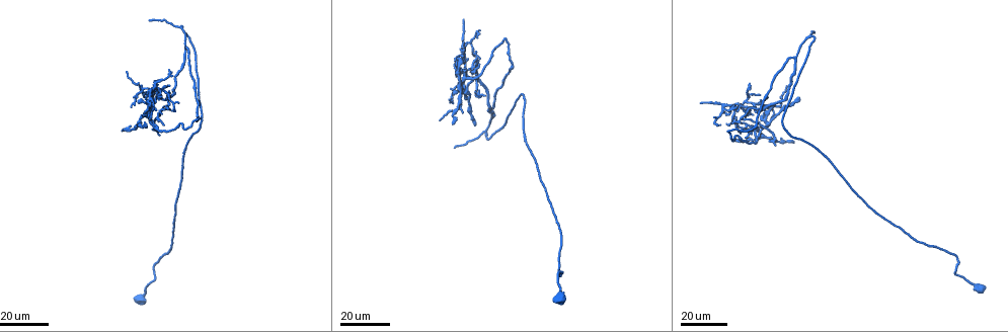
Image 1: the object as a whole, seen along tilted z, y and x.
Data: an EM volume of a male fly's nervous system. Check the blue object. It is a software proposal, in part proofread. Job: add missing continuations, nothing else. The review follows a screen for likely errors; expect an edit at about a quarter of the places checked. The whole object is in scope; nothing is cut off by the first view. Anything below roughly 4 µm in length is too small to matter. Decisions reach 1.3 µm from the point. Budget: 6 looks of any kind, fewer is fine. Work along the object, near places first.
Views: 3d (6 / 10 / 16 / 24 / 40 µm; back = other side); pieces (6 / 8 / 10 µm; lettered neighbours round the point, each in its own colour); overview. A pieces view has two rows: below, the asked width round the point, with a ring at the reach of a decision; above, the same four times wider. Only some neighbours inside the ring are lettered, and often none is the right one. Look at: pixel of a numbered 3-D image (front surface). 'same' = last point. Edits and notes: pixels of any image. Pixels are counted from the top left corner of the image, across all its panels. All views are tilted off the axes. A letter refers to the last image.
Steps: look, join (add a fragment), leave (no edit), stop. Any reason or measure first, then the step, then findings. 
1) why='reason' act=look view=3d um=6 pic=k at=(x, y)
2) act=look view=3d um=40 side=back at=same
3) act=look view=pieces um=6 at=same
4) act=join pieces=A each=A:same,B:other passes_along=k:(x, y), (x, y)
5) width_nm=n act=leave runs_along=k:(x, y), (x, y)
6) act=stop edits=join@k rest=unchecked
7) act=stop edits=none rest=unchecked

why='tapers out' act=look view=3d um=16 pic=1 at=(701, 103)

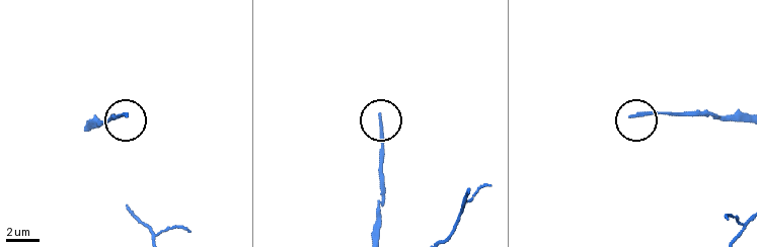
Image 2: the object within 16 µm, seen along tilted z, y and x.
act=look view=pieces um=10 pic=2 at=(126, 116)

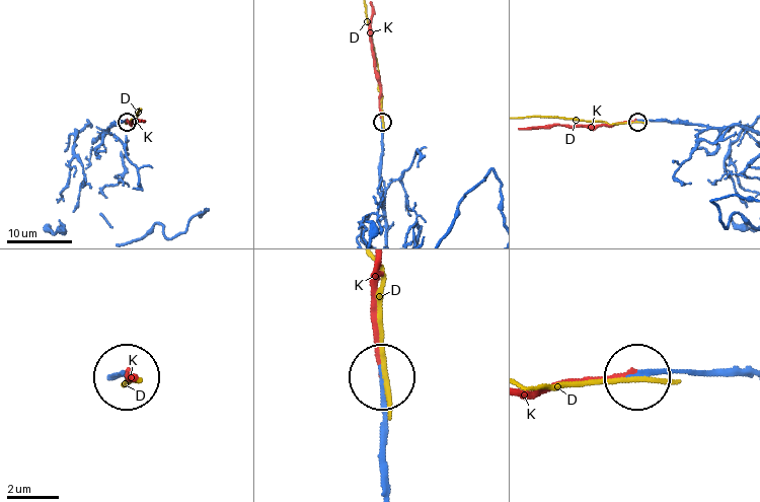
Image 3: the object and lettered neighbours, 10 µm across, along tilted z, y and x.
act=join pieces=K each=D:other,K:same passes_along=3:(701, 373), (619, 372), (529, 389) found='the neuron continues'

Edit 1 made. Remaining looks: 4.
act=look view=overview

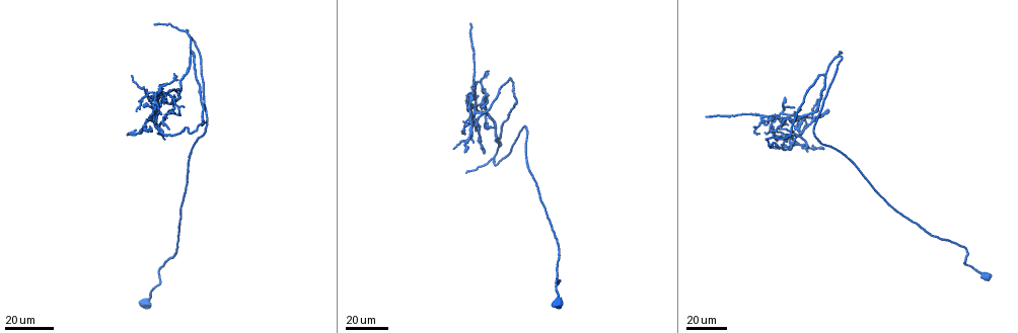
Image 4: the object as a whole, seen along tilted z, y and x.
why='tapers out' act=look view=3d um=24 pic=4 at=(788, 124)

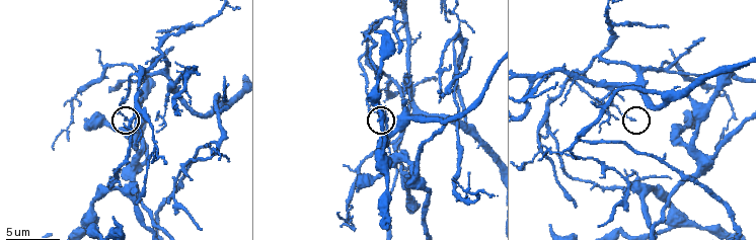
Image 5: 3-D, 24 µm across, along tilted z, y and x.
act=look view=pieces um=8 pic=5 at=(635, 119)

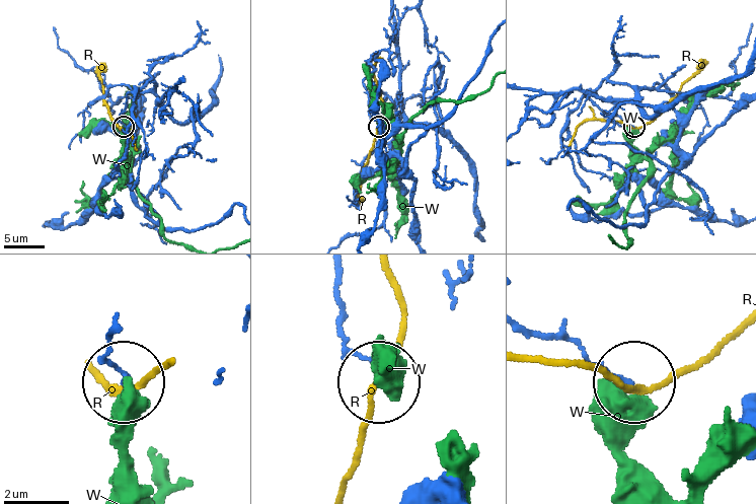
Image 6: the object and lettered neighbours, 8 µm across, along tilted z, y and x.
act=leave each=R:other,W:other runs_along=6:(529, 330), (561, 336), (629, 378) found='none of them fits'

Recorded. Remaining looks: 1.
why='tapers out' act=look view=pieces um=8 pic=5 at=(139, 200)

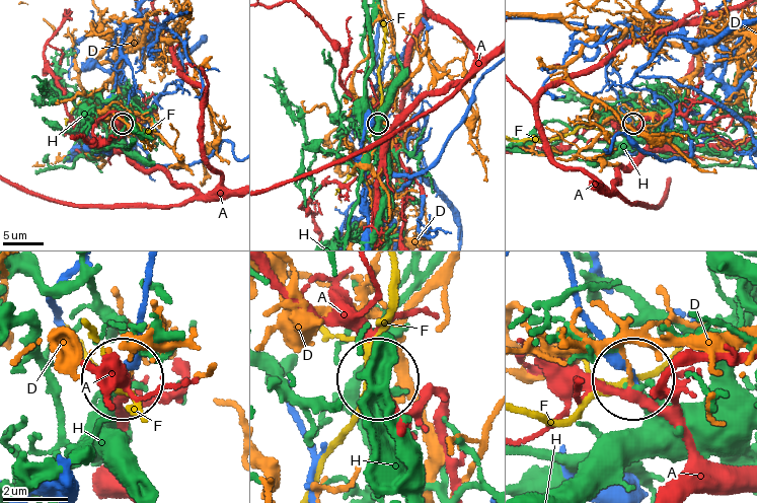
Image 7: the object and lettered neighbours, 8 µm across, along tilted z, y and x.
act=leave each=A:other,D:other,F:other,H:other runs_along=7:(569, 268), (581, 316), (629, 372) found='no lettered fragment goes on from it'

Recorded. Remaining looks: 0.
act=stop edits=join@3 rest=unchecked

